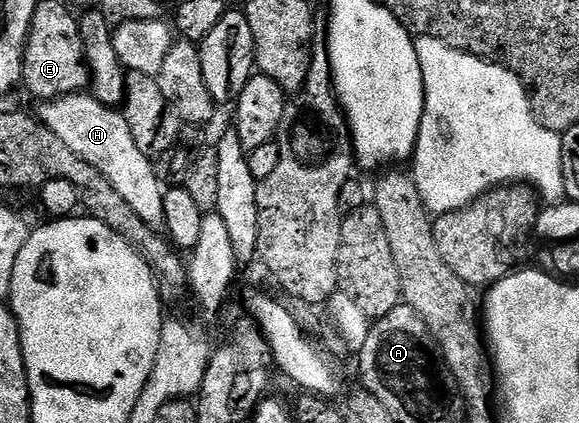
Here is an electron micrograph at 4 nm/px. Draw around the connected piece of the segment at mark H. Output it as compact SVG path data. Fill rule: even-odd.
M91 94L63 96L59 100L47 100L40 105L39 119L47 125L79 158L91 162L95 170L99 170L123 194L123 202L143 218L151 227L160 229L164 225L163 198L165 188L155 167L154 161L149 160L135 146L135 138L131 138L131 126L127 126L124 115L116 108L103 106Z

